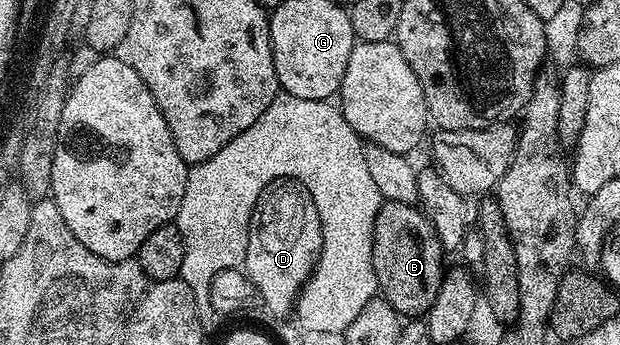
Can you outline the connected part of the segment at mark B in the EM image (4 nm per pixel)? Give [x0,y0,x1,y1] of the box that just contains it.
[372,202,444,317]

